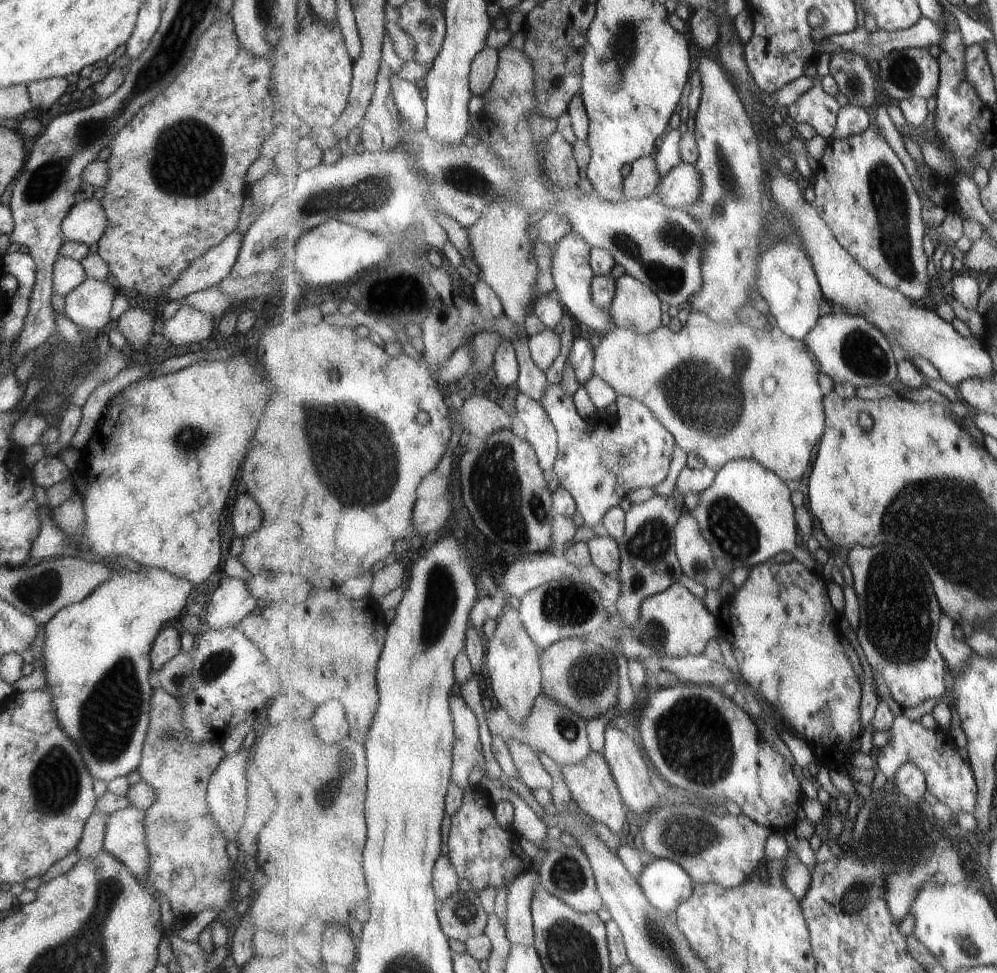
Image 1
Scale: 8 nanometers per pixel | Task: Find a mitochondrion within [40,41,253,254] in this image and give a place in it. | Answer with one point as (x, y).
(182, 165)

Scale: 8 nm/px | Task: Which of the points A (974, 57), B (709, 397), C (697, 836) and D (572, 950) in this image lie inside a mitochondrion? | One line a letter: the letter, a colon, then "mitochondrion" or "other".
A: other
B: mitochondrion
C: mitochondrion
D: mitochondrion

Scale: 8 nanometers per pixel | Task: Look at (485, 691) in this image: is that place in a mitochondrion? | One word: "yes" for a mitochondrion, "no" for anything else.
no

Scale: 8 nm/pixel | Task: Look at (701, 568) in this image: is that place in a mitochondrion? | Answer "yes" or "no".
yes

